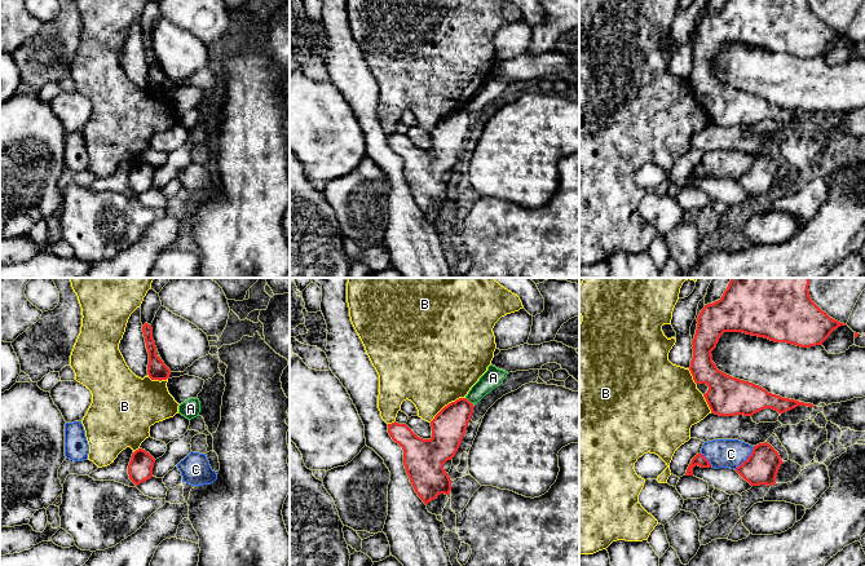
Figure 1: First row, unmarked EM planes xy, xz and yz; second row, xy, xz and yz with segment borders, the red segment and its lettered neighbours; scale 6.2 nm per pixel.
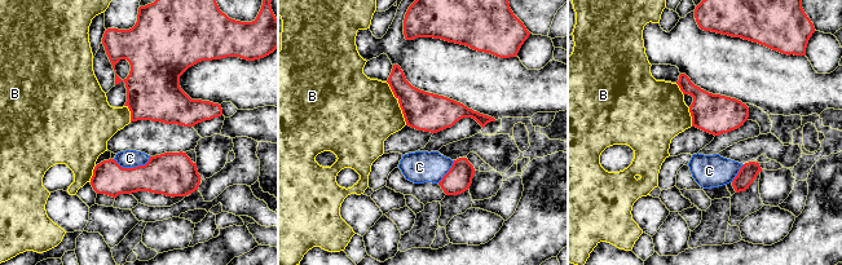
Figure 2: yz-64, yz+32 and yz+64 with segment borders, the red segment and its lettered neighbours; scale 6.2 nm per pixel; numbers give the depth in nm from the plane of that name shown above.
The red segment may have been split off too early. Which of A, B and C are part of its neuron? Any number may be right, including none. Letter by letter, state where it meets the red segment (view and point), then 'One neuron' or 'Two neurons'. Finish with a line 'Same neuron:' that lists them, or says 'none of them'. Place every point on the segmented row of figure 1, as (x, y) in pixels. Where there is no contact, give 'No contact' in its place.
A: Touches red at xz (468, 401). Two neurons
B: Touches red at xz (448, 405). Two neurons
C: Touches red at yz (747, 458). Two neurons
Same neuron: none of them

